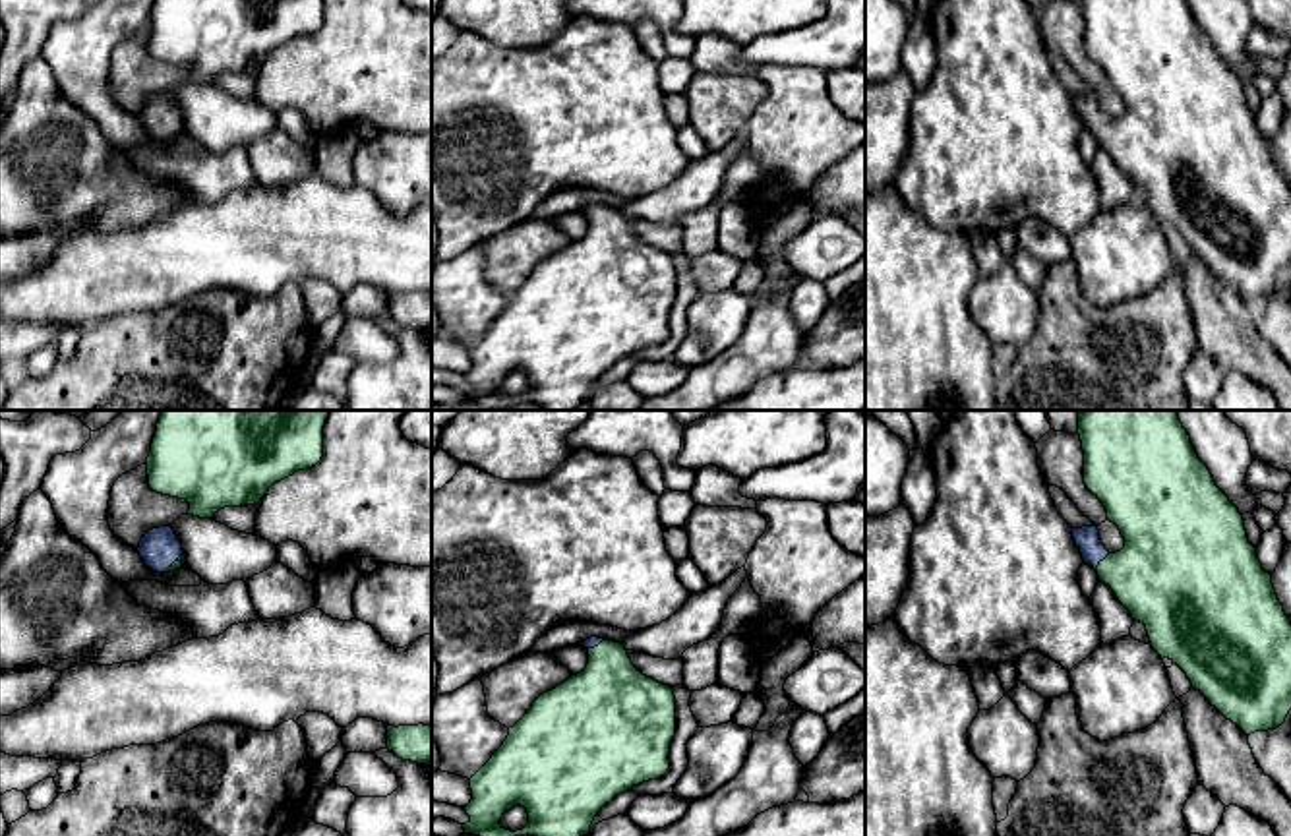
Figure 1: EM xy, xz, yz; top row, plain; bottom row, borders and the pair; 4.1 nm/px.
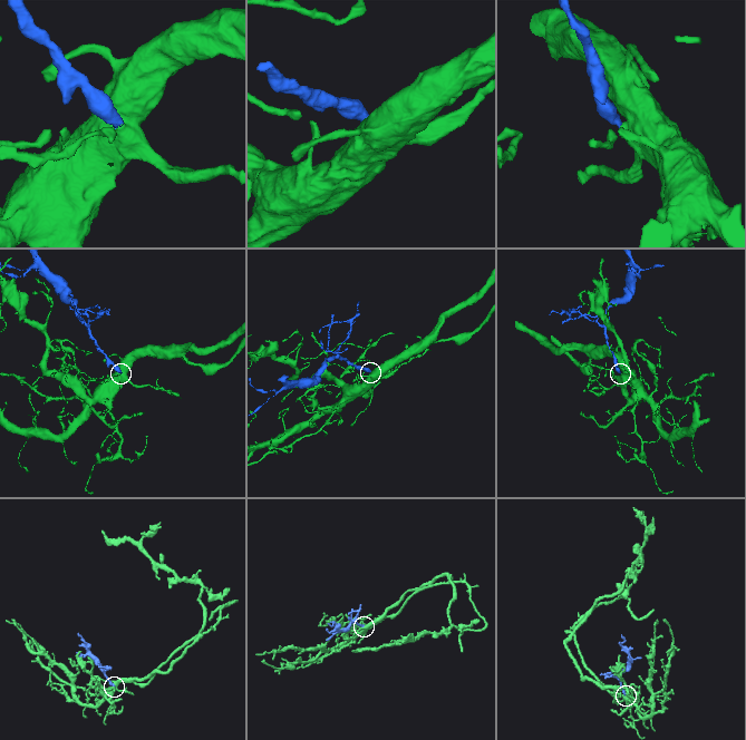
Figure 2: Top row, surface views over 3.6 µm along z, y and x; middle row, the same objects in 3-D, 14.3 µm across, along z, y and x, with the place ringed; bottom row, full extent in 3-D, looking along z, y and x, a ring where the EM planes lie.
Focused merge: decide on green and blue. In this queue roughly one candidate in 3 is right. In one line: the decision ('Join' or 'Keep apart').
Join

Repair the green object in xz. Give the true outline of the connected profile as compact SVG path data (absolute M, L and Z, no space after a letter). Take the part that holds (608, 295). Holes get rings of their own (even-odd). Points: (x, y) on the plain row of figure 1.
M590 203L583 213L588 217L586 234L540 261L470 344L465 401L492 410L526 401L542 410L575 410L588 403L594 383L615 362L668 339L676 302L674 255L643 242L621 209ZM515 372L526 375L528 391L511 399L499 385Z

